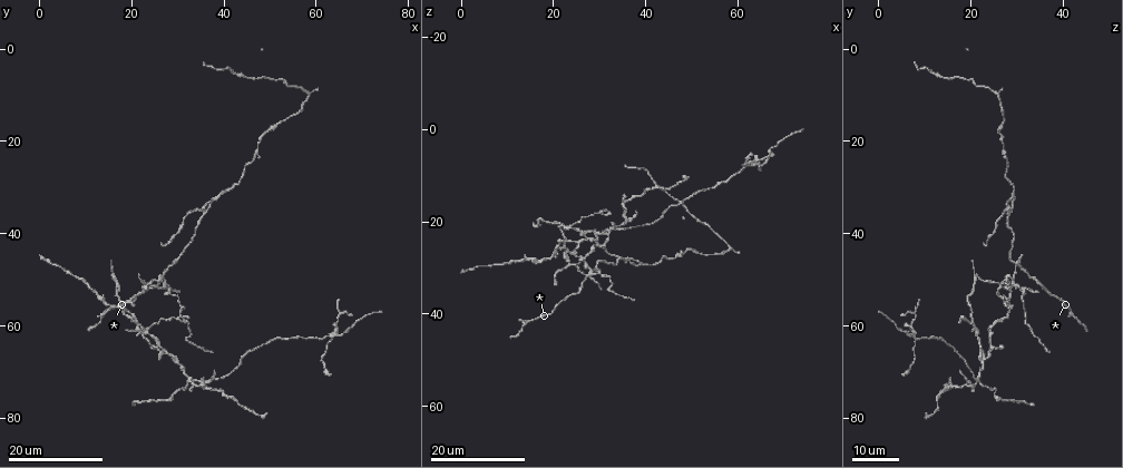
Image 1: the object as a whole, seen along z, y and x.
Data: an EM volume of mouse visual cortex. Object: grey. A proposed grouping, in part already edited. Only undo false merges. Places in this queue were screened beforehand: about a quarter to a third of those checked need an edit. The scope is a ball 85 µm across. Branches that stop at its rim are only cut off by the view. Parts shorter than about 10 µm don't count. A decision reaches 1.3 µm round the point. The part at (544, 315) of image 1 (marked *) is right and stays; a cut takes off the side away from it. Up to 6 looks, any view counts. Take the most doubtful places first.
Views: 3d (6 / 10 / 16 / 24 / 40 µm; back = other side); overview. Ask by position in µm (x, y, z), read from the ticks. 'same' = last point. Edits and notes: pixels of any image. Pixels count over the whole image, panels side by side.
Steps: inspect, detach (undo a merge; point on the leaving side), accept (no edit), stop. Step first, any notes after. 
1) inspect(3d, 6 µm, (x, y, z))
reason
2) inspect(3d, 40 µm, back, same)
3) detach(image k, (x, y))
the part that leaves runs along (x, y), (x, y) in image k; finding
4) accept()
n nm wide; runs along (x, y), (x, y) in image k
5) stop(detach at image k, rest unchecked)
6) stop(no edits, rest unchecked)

inspect(3d, 16 µm, (64.0, 62.0, 7.0))
arms run side by side

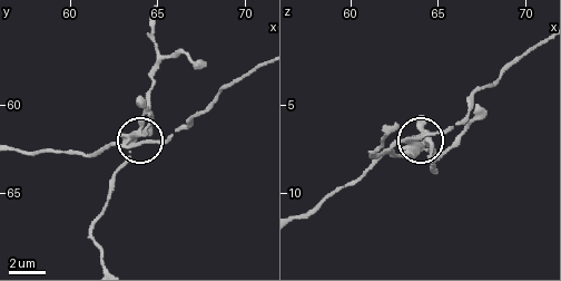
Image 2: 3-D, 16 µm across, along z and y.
inspect(3d, 10 µm, (63.9, 61.6, 7.2))

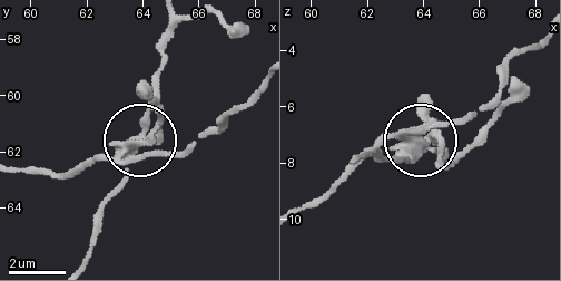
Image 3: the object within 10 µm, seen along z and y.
detach(image 3, (116, 191))
320 nm wide; the part that leaves runs along (116, 157), (128, 172), (101, 207), (90, 258) in image 3; two neurons meet here

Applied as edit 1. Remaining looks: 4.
inspect(3d, 24 µm, (34.0, 72.0, 21.5))
arms part here

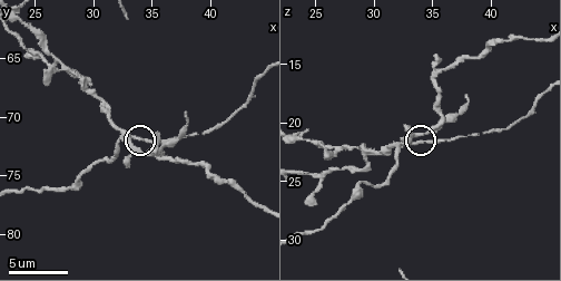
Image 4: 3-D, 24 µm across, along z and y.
inspect(3d, 6 µm, (33.4, 71.6, 21.8))

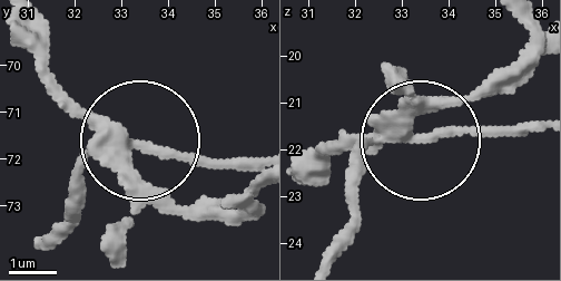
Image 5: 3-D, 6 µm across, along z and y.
detach(image 5, (131, 201))
3 arms; two neurons meet here

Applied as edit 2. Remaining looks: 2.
stop(detach at image 3, detach at image 5, rest unchecked)

